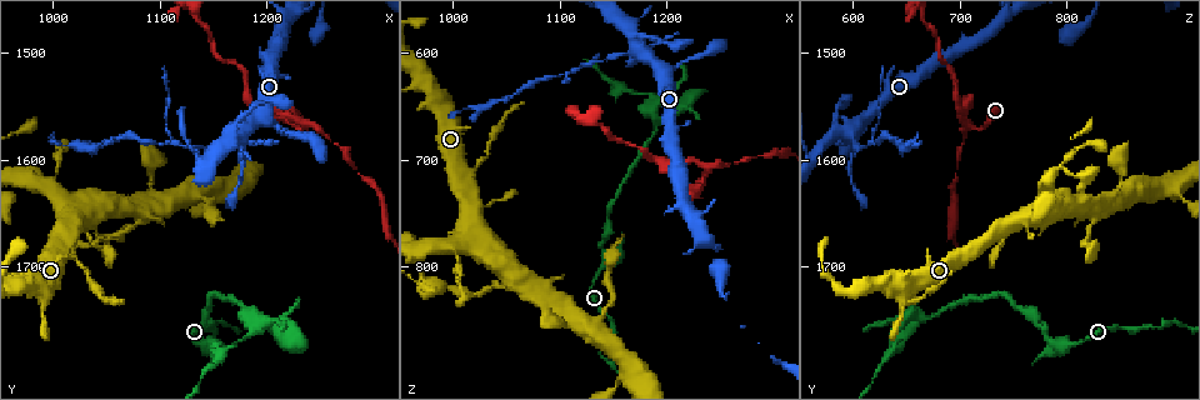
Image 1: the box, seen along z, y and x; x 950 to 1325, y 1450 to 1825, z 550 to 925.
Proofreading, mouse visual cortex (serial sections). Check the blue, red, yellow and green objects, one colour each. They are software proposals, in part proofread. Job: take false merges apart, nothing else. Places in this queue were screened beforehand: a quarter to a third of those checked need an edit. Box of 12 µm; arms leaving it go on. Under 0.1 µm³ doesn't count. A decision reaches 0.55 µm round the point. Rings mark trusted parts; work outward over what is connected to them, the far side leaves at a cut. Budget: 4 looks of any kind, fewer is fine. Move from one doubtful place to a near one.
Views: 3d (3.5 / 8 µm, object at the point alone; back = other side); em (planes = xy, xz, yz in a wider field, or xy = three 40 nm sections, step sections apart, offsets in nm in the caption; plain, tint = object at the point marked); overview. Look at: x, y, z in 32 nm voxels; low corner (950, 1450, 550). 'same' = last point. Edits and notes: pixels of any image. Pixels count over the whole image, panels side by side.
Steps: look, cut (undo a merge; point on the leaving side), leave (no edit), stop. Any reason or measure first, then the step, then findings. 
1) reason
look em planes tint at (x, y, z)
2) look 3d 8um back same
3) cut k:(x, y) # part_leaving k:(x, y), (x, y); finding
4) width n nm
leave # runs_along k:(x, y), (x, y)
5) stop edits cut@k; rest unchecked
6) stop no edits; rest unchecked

sudden change in width
look 3d 3.5um at (1156, 1586, 602)

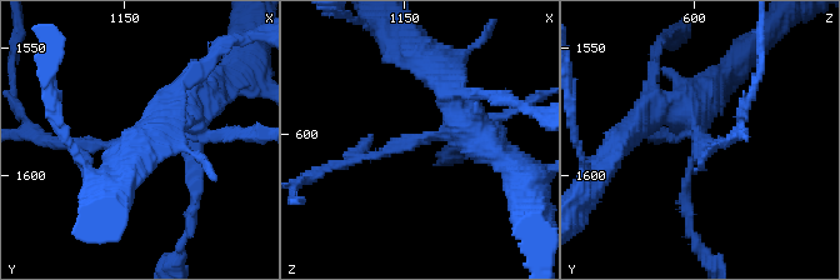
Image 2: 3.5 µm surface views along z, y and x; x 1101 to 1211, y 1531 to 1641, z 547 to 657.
cut 2:(386, 153) # a second cell is stuck on

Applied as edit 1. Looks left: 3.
see it whole again
look overview

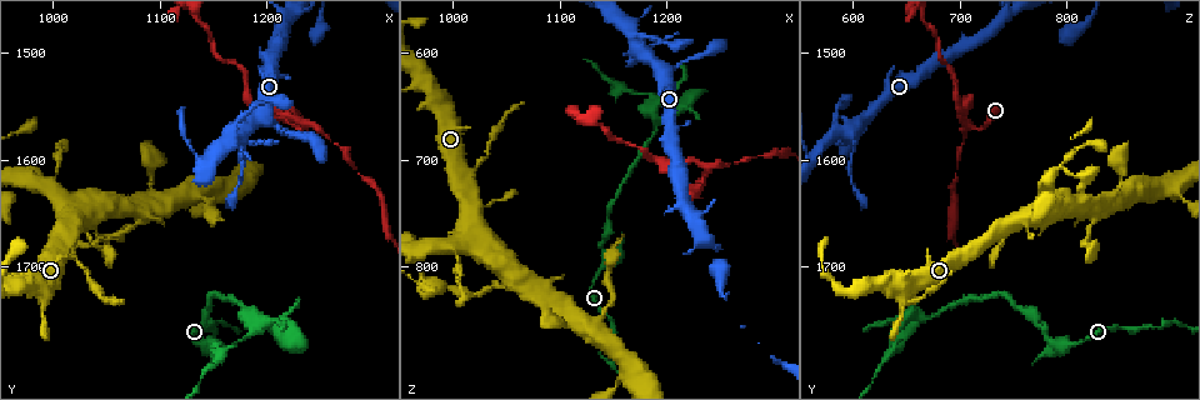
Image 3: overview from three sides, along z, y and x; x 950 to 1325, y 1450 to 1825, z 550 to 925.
narrows sharply
look 3d 3.5um at (1238, 1566, 706)

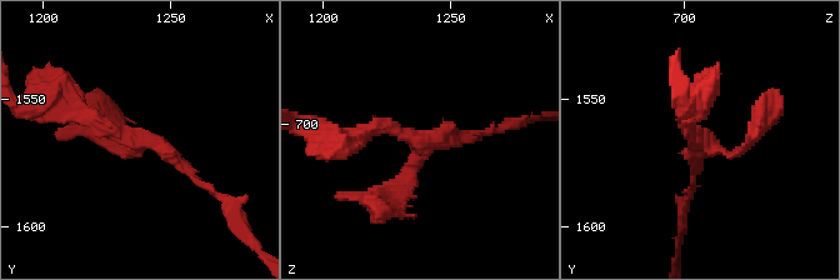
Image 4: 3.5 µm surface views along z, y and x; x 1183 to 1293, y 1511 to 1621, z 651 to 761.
now the EM
look em xy step 1 tint at (1238, 1567, 707)

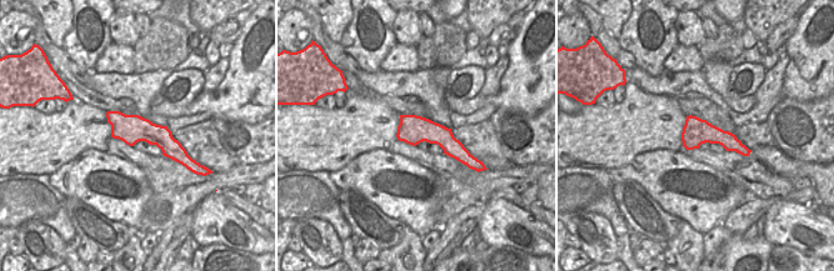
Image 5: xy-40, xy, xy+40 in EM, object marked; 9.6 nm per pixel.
leave # runs_along 5:(110, 114), (185, 157); all the same cell

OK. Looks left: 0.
stop edits cut@2; rest unchecked

